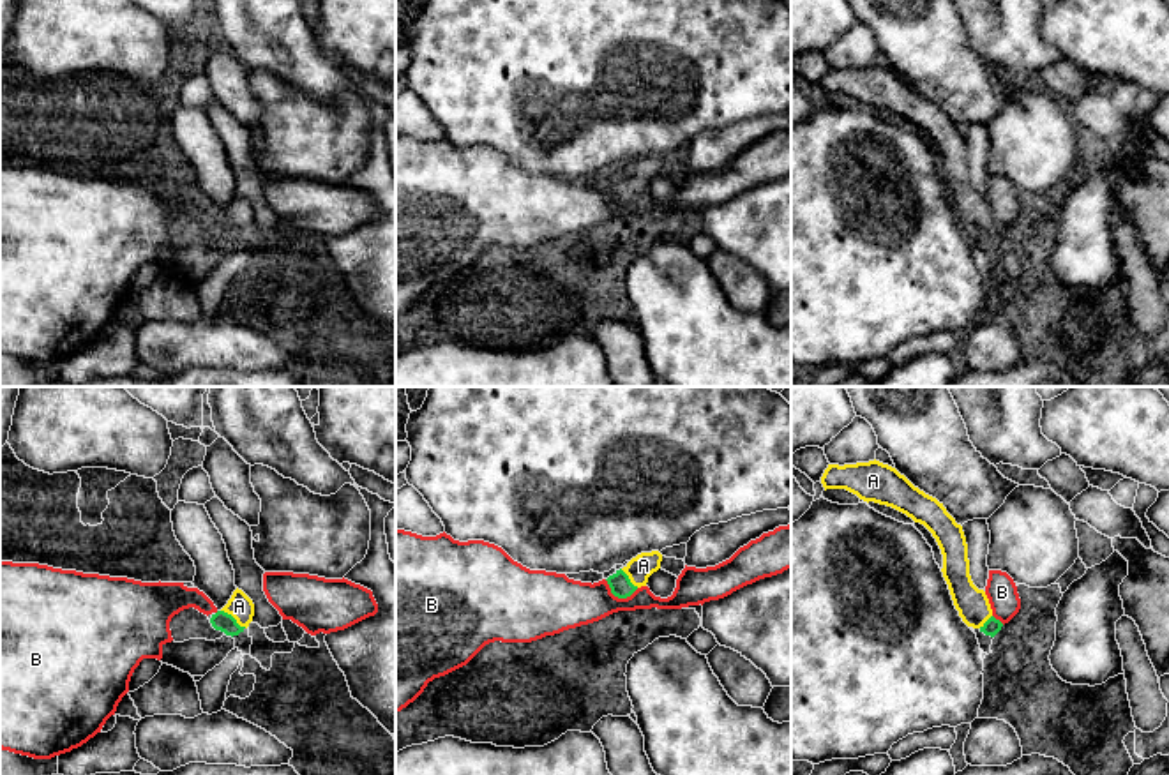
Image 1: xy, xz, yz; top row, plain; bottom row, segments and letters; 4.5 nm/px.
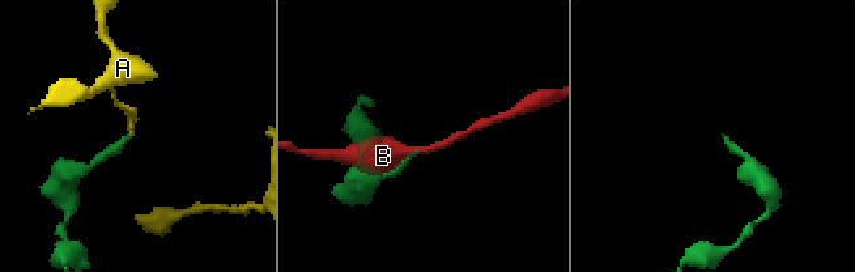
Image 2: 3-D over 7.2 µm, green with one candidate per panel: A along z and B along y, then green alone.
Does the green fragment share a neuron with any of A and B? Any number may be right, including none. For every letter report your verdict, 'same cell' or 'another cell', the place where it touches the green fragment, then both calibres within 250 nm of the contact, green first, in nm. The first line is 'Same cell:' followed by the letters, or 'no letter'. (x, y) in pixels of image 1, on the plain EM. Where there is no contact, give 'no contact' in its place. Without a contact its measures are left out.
Same cell: A
A: same cell; meets green in xy at (233, 223); 90 nm thick on the green side, 110 nm on the other
B: another cell; meets green in xz at (618, 202); 100 nm thick on the green side, 220 nm on the other

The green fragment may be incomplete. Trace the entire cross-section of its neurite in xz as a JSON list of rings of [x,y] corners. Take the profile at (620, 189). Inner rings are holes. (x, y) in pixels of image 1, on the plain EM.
[[[659,155],[637,159],[606,184],[611,198],[618,203],[630,201],[637,192],[646,191],[648,182],[660,173],[660,166],[662,159]]]

